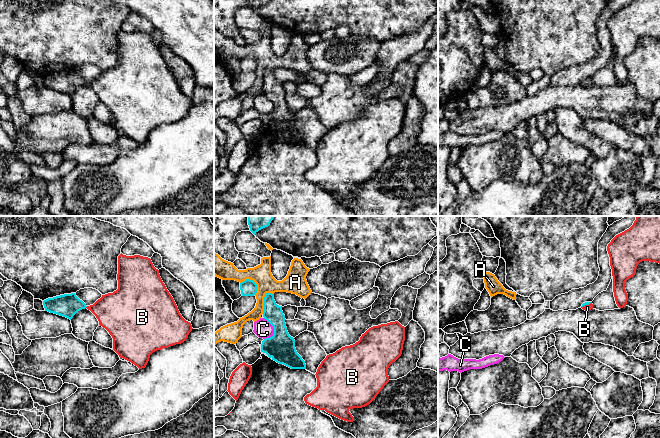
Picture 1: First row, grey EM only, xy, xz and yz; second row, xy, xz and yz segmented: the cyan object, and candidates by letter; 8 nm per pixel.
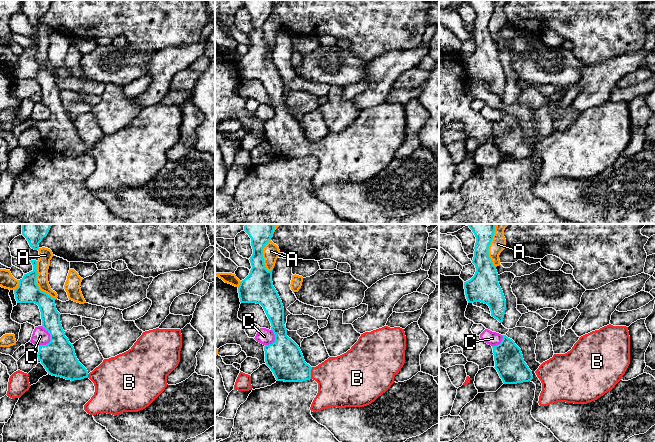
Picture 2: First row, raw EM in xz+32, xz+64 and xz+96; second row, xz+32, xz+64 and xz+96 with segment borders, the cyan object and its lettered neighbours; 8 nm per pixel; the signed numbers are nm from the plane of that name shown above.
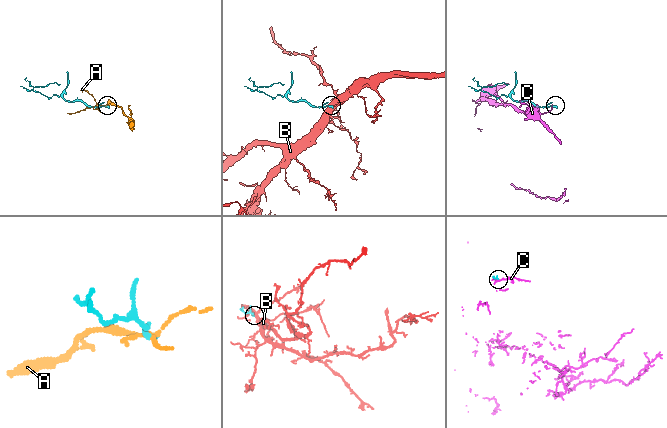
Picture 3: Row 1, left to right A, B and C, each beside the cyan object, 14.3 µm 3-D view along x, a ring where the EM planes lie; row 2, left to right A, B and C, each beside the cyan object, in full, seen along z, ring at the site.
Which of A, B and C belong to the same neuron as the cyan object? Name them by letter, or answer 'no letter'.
B

